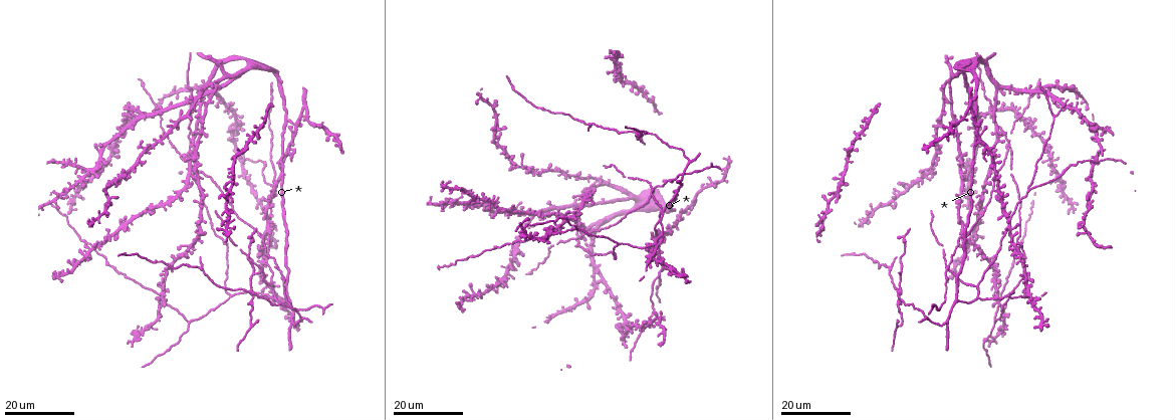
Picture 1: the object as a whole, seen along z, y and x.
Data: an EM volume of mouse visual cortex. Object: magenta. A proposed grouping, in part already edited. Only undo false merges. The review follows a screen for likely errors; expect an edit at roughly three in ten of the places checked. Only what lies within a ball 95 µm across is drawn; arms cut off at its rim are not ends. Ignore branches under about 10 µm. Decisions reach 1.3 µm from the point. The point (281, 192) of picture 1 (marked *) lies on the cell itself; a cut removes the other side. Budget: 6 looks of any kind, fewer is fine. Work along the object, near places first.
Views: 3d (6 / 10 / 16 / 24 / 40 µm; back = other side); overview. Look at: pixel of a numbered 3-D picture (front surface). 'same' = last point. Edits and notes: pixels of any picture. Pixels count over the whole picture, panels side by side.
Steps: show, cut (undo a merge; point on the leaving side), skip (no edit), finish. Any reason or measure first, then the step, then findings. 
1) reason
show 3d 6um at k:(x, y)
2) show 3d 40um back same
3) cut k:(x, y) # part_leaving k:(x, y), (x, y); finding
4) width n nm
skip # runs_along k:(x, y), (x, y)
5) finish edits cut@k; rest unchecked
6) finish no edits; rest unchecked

three arms meet
show 3d 24um at 1:(273, 297)

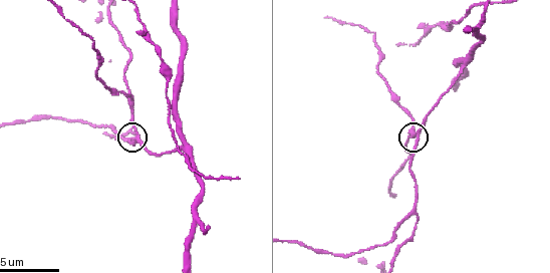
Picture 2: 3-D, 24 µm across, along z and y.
show 3d 10um at 2:(138, 136)

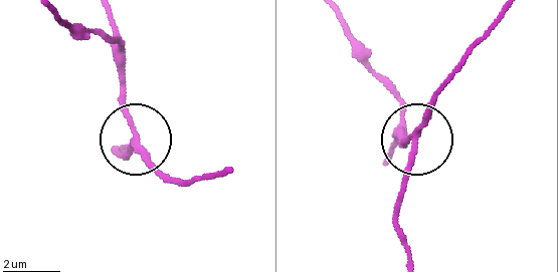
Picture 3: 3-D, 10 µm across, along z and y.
width 190 nm
skip # one cell here

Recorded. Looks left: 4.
show 3d 24um at 1:(834, 192)

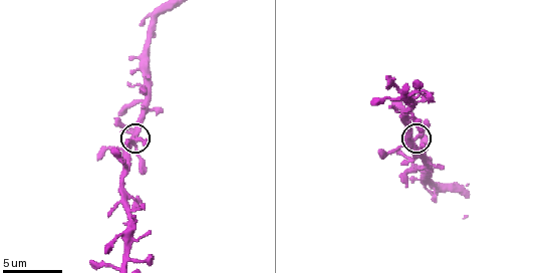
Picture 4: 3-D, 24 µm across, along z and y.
closer look
show 3d 10um at 4:(414, 142)

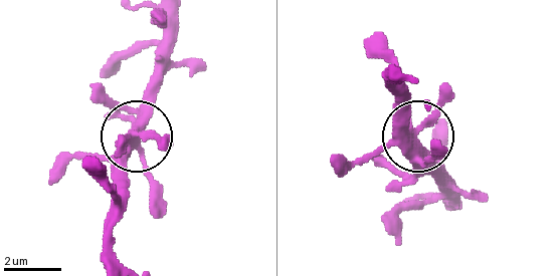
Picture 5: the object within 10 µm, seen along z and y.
side_arm 17 um; arms 5
skip # continuous, no second cell

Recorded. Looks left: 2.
three arms meet
show 3d 16um at 1:(199, 112)

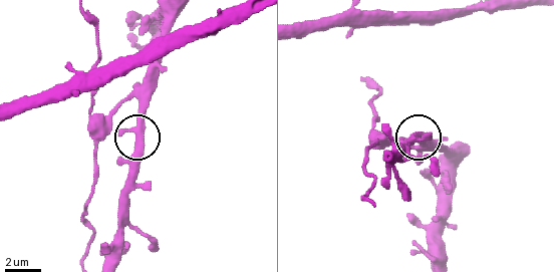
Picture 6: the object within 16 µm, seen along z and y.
show 3d 6um at 6:(133, 132)

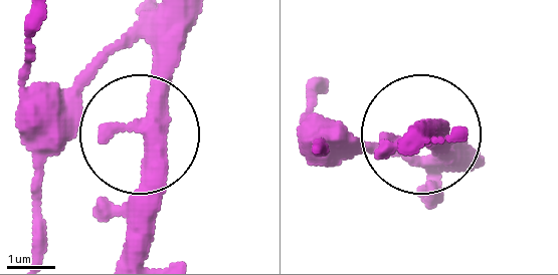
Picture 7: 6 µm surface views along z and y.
arms 3
skip # runs_along 7:(196, 20), (156, 127), (84, 127), (40, 160); all the same cell

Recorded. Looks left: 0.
finish no edits; rest unchecked

